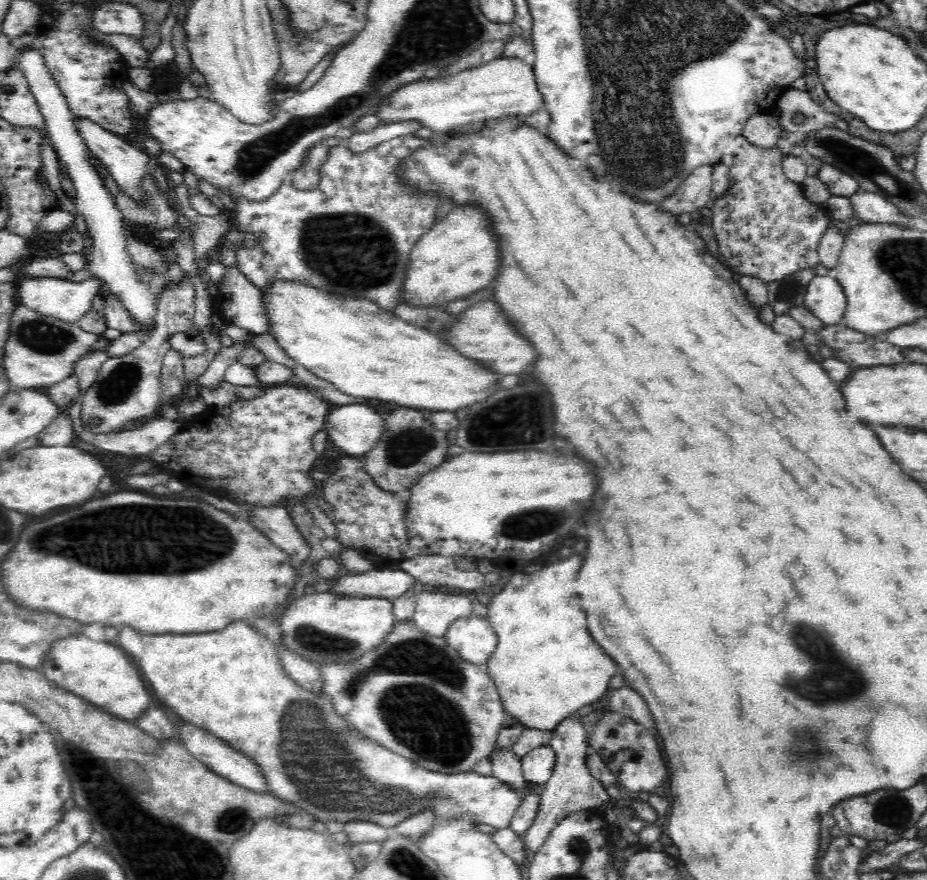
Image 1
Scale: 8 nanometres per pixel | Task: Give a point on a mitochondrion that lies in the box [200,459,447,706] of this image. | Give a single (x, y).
(307, 635)

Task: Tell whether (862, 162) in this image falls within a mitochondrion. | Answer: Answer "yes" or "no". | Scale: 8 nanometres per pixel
yes

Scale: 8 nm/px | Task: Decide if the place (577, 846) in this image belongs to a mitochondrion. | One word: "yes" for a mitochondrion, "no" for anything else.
yes

